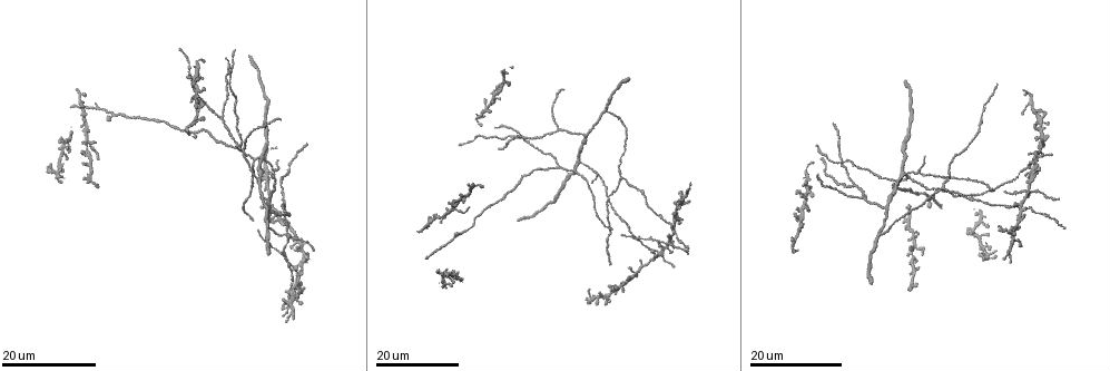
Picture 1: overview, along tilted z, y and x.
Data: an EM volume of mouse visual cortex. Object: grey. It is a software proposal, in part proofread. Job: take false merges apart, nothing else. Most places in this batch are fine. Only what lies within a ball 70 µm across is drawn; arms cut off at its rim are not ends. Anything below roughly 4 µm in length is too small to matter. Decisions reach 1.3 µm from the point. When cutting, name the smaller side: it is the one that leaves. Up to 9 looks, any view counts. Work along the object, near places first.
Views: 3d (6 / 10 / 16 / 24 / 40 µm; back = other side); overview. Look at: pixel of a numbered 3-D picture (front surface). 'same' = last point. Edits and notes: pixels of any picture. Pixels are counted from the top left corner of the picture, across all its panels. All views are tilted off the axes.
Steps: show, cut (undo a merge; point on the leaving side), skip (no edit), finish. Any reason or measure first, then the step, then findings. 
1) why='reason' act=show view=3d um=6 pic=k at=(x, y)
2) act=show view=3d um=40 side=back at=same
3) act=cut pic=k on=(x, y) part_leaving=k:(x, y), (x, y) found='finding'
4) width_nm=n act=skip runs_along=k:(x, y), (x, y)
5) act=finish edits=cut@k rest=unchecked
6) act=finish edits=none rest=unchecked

why='three arms meet' act=show view=3d um=16 pic=1 at=(258, 177)

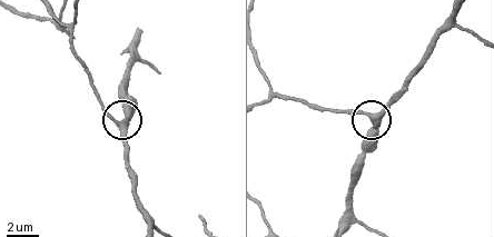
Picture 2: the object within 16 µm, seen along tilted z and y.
act=show view=3d um=10 pic=2 at=(371, 116)

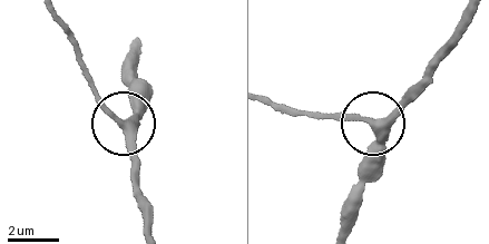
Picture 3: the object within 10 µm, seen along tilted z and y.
arms=3 act=skip runs_along=3:(352, 230), (378, 167), (375, 135), (361, 122), (295, 117) found='one neuron here'

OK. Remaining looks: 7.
why='a fork' act=show view=3d um=16 pic=1 at=(862, 199)

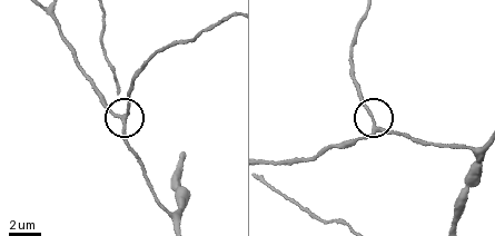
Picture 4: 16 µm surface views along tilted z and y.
act=show view=3d um=6 pic=4 at=(374, 125)

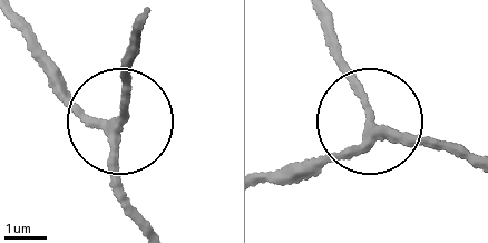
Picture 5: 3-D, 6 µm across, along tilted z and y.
width_nm=210 act=skip runs_along=5:(470, 156), (376, 124), (337, 33) found='continuous, no second neuron'

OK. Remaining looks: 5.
why='side arm on a straight run' act=show view=3d um=16 pic=1 at=(298, 263)

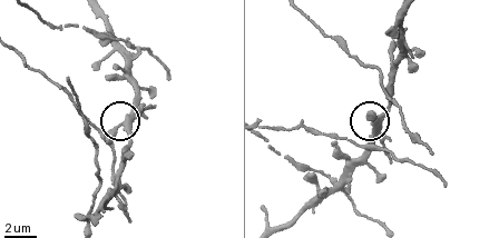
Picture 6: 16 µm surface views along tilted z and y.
why='closer look' act=show view=3d um=6 pic=6 at=(119, 126)

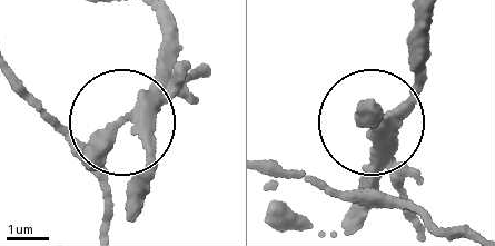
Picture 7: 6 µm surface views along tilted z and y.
arms=3 act=skip found='all the same neuron'

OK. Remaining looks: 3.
act=show view=3d um=16 pic=1 at=(303, 243)

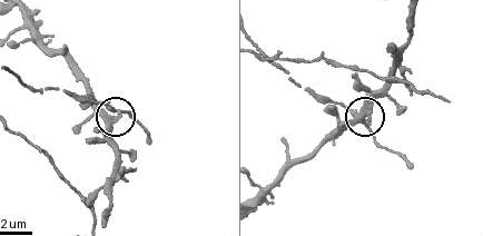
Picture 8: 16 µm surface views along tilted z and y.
act=show view=3d um=10 pic=8 at=(118, 115)

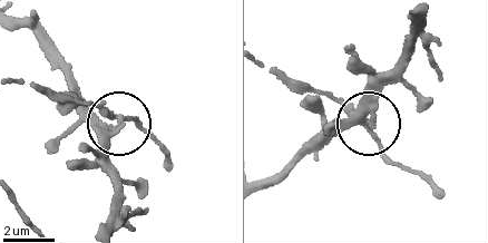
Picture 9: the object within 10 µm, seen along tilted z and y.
act=show view=3d um=10 side=back pic=9 at=(118, 123)

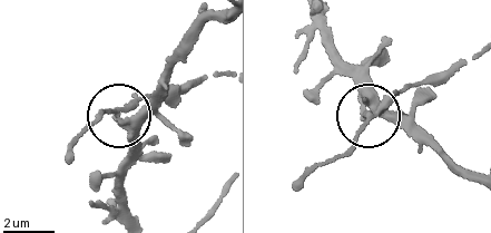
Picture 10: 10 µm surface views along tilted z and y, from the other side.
arms=3 act=skip runs_along=10:(223, 74), (134, 102), (119, 115), (104, 112), (86, 125) found='one neuron here'

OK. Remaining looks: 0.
act=finish edits=none rest=unchecked

